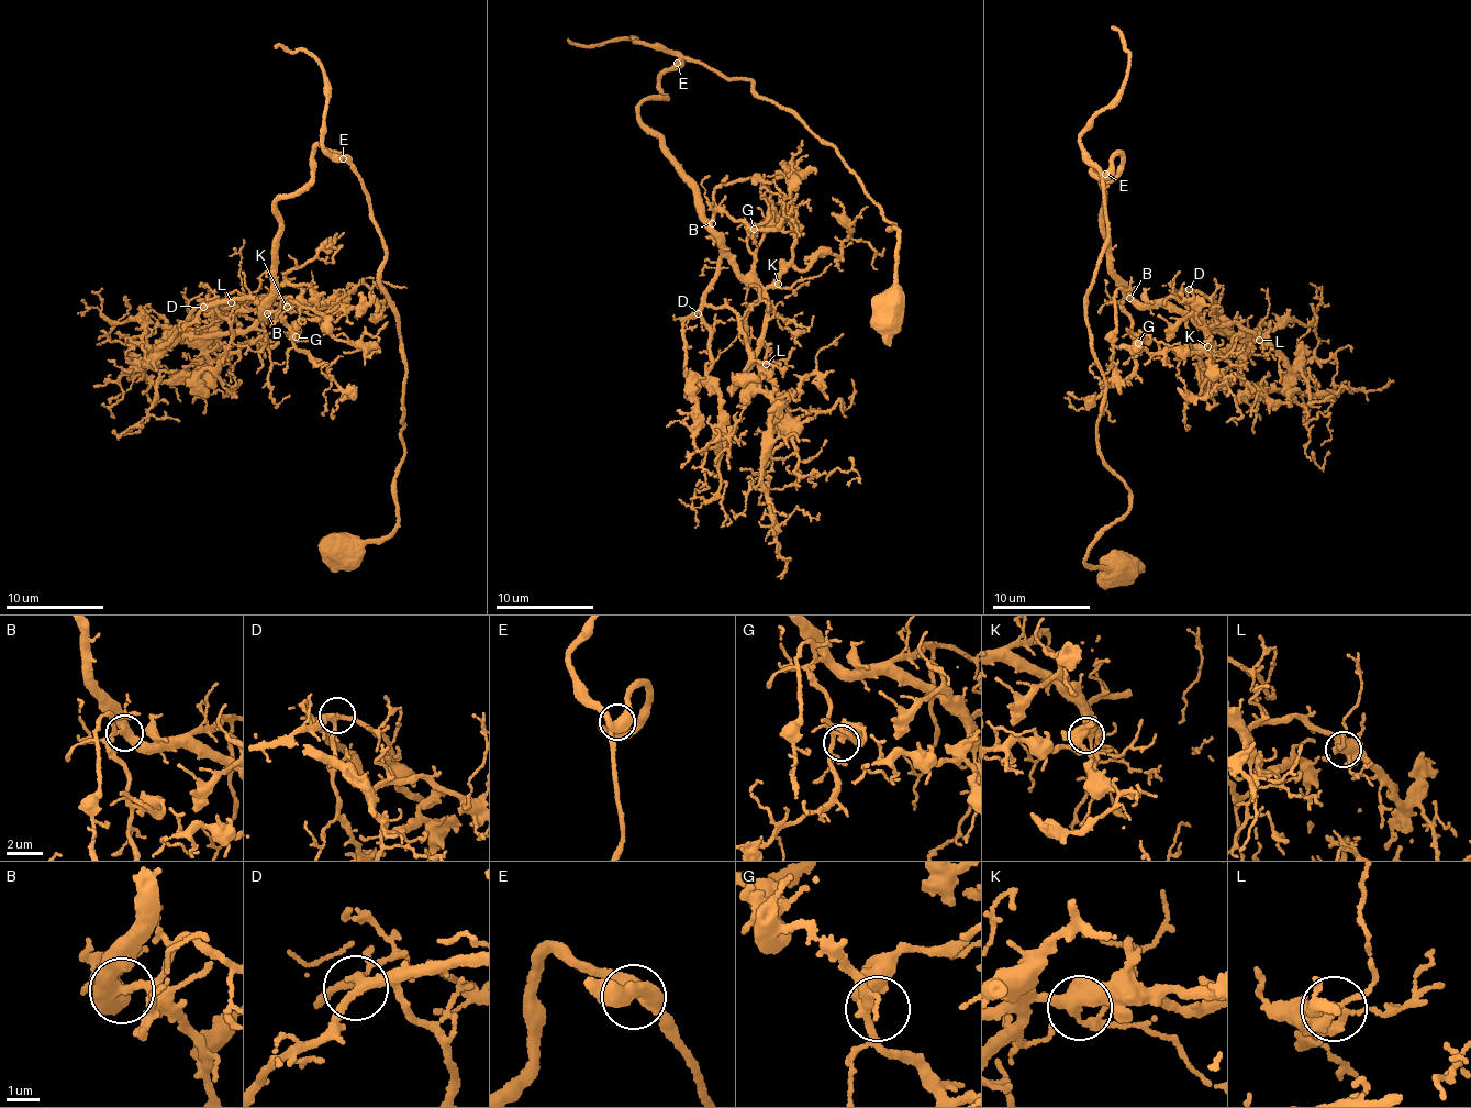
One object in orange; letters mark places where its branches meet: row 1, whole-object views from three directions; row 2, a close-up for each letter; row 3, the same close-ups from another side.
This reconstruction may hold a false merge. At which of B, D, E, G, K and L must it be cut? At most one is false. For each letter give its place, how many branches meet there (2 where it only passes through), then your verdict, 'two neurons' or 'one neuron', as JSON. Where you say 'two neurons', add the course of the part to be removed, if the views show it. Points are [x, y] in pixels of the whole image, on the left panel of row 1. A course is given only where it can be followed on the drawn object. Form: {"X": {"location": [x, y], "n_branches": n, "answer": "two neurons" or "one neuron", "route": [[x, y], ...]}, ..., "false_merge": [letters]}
{"B": {"location": [267, 313], "n_branches": 3, "answer": "one neuron"}, "D": {"location": [203, 307], "n_branches": 3, "answer": "one neuron"}, "E": {"location": [343, 158], "n_branches": 3, "answer": "one neuron"}, "G": {"location": [296, 336], "n_branches": 3, "answer": "one neuron"}, "K": {"location": [287, 307], "n_branches": 3, "answer": "one neuron"}, "L": {"location": [231, 302], "n_branches": 3, "answer": "one neuron"}, "false_merge": []}

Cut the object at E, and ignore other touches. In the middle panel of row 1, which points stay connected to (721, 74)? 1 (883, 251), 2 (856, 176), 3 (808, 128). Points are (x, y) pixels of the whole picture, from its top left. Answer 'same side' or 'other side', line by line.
1: other side
2: same side
3: same side

